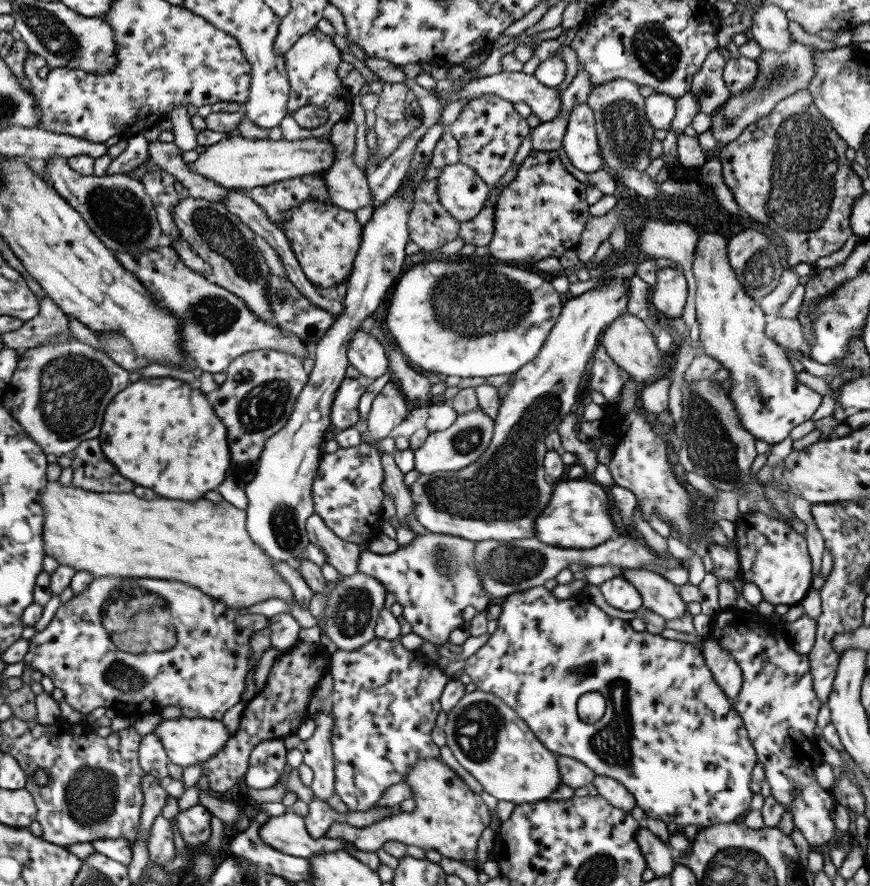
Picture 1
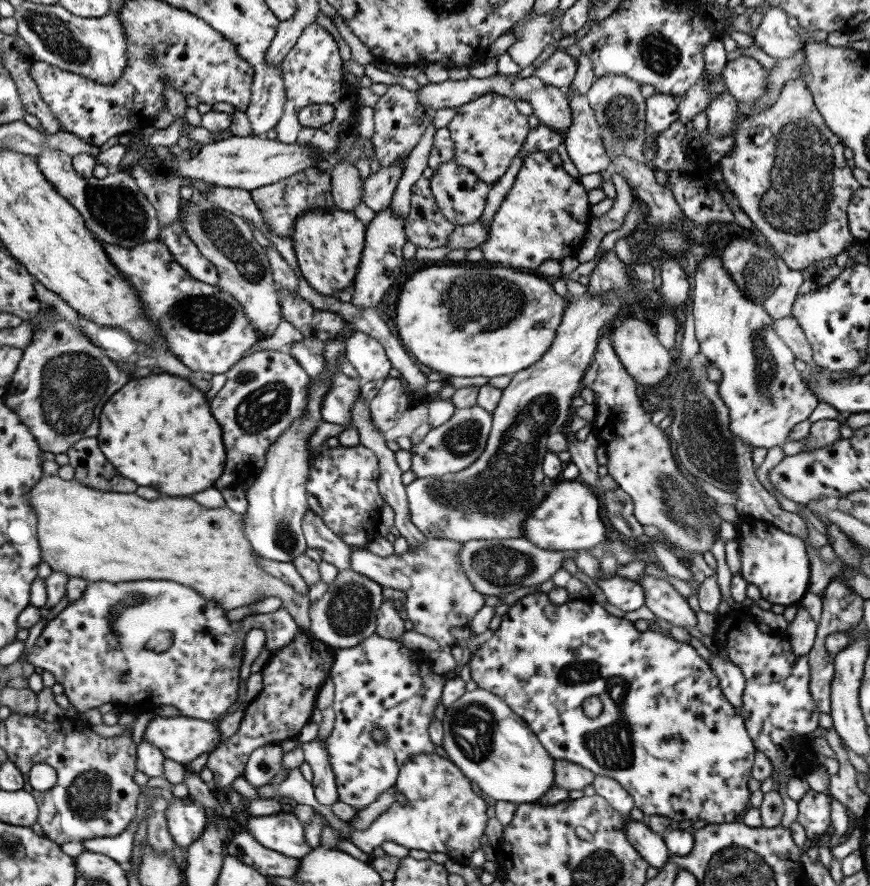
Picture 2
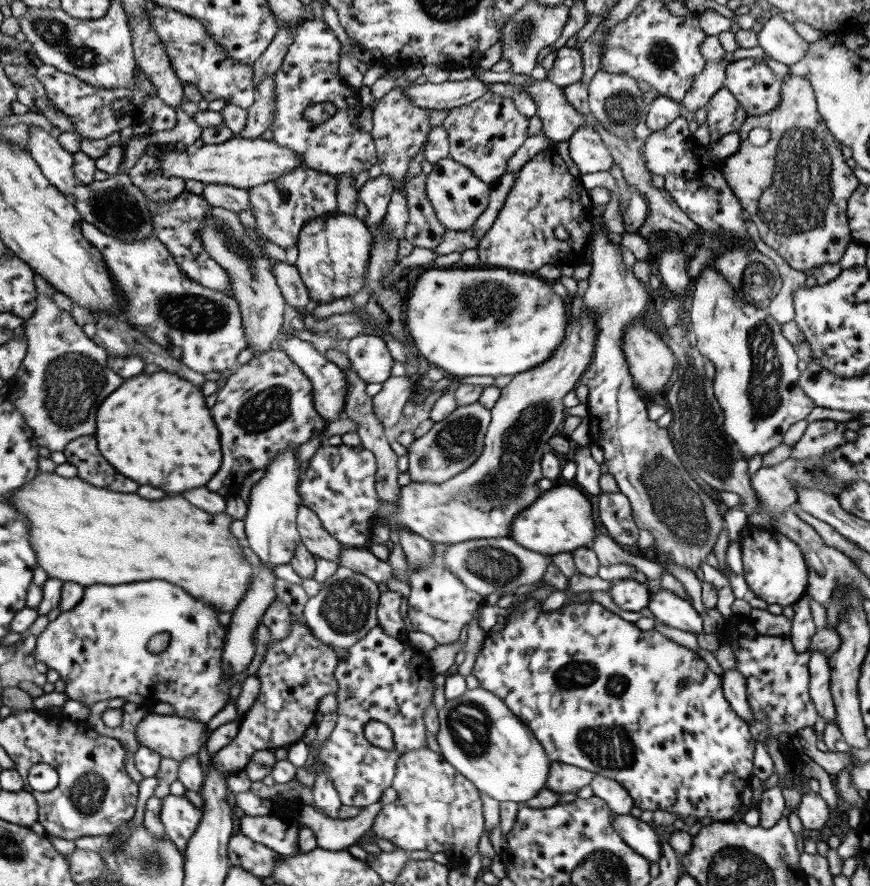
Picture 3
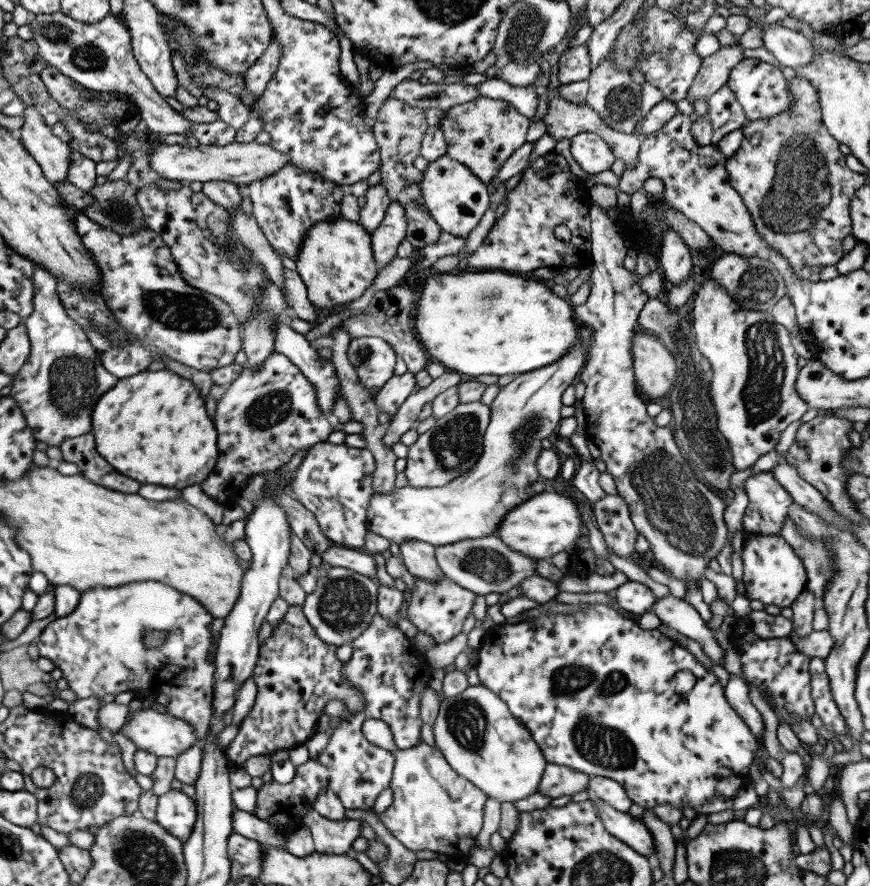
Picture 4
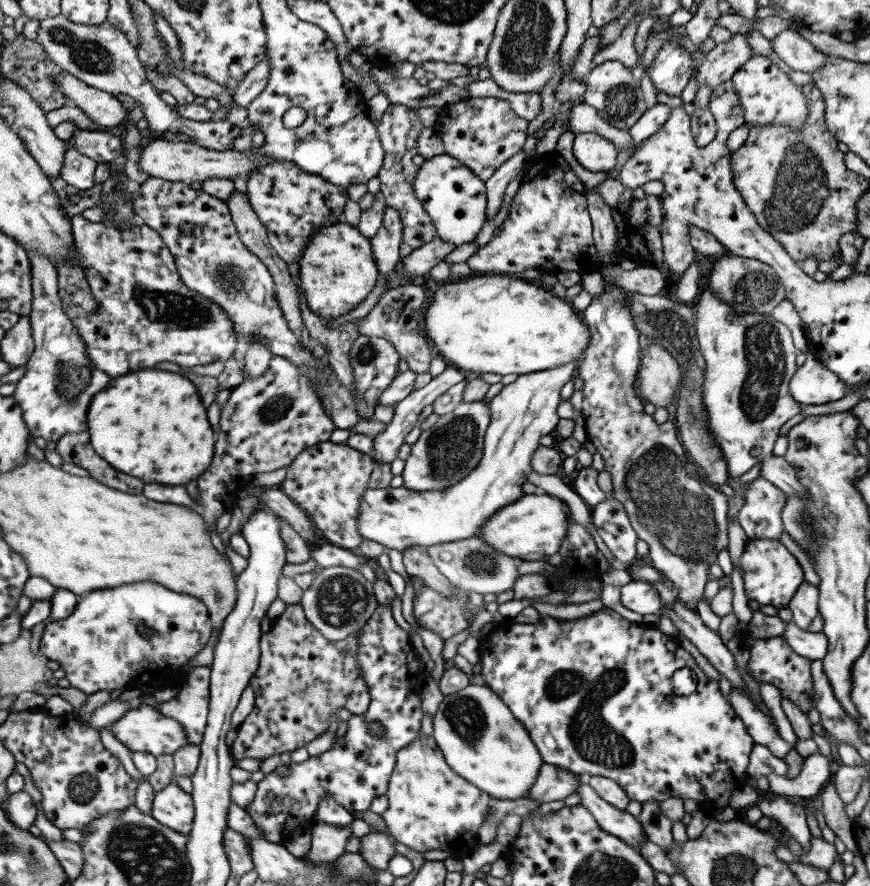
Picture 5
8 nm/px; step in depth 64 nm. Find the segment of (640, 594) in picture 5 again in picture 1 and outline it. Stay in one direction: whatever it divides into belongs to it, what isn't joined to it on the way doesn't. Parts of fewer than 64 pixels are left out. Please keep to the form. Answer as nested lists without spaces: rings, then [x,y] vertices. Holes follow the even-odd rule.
[[[621,576],[605,580],[598,587],[605,602],[613,608],[617,608],[617,610],[635,612],[635,610],[642,607],[639,591]]]

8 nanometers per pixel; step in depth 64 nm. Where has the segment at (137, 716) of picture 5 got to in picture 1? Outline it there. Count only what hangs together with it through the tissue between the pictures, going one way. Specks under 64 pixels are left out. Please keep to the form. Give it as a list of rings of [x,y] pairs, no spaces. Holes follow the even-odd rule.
[[[183,716],[175,719],[161,719],[151,734],[159,740],[168,761],[181,768],[209,760],[224,748],[227,739],[231,737],[231,733],[219,720],[190,719]]]

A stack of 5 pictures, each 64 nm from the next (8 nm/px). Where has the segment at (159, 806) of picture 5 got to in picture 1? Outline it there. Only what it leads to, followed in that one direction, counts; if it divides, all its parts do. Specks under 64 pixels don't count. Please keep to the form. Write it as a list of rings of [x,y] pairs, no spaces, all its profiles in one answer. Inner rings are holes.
[[[197,803],[191,808],[178,810],[172,819],[175,821],[177,834],[188,848],[207,842],[210,835],[211,814],[200,805]]]

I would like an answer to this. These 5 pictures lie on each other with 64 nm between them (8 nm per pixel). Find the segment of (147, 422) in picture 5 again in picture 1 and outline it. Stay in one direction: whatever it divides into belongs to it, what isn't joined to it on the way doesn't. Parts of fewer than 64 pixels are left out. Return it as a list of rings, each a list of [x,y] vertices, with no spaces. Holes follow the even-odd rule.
[[[141,377],[113,396],[102,416],[101,430],[97,435],[100,448],[105,459],[114,466],[119,475],[128,478],[132,483],[159,490],[161,493],[161,486],[155,484],[163,478],[163,490],[167,490],[163,495],[191,502],[203,498],[205,492],[215,490],[225,479],[231,460],[227,446],[227,428],[212,412],[210,398],[195,385],[171,377]]]

